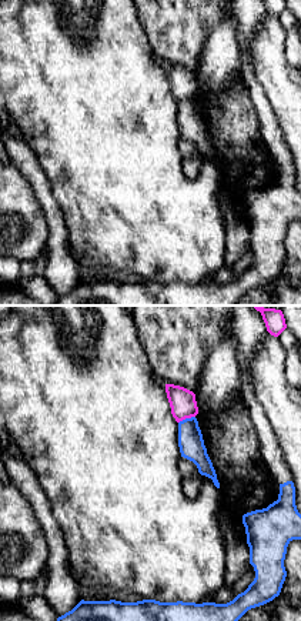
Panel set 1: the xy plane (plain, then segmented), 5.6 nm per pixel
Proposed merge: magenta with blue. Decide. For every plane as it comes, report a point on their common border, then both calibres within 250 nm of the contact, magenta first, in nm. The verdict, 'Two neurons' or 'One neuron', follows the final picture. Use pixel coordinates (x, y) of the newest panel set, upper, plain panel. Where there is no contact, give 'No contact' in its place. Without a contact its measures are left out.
Touches magenta at (186, 97). Thickness 150 nm (magenta) against 140 nm

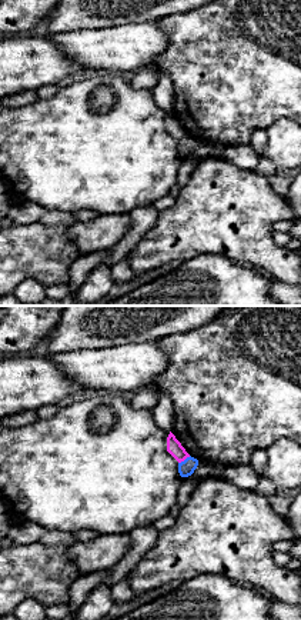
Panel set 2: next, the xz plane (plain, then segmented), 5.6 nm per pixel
Touches magenta at (184, 139). Thickness 90 nm (magenta) against 90 nm

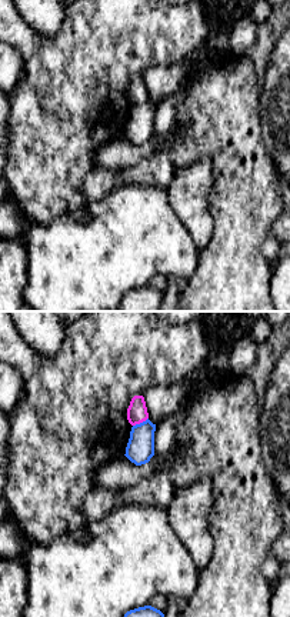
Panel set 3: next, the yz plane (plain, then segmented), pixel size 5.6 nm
Touches magenta at (140, 102). Thickness 110 nm (magenta) against 160 nm

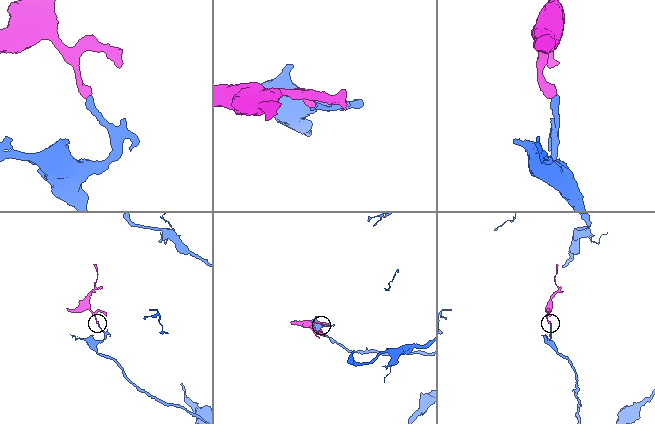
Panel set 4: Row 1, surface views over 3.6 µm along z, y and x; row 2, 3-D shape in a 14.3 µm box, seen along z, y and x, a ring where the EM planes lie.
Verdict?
Two neurons

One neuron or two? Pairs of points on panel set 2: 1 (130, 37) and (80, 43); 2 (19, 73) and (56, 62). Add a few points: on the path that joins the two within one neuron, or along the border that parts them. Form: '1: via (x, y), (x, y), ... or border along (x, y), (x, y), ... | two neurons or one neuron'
1: via (117, 43), (93, 43) | one neuron
2: via (27, 64), (30, 62), (47, 62) | one neuron

